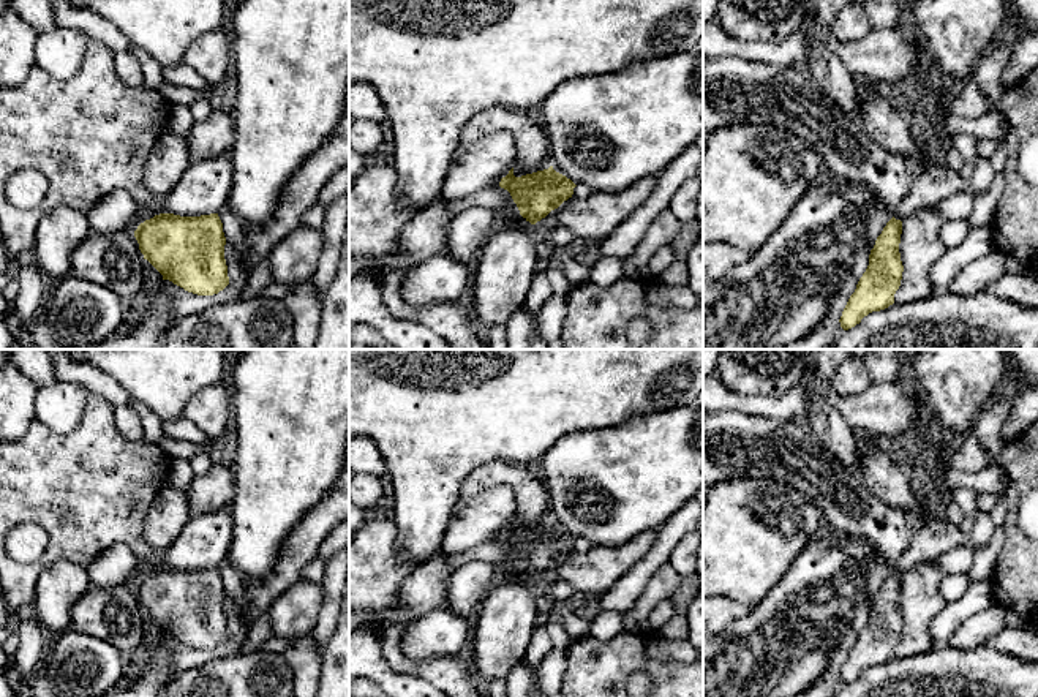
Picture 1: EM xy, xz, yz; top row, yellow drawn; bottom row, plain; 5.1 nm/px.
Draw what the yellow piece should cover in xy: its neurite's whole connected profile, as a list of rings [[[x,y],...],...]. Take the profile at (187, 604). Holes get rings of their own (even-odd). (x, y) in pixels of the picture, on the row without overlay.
[[[160,567],[134,585],[139,604],[161,629],[197,650],[213,650],[229,639],[226,591],[218,567],[180,571]]]

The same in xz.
[[[550,520],[548,523],[521,531],[515,531],[512,522],[501,533],[499,541],[510,547],[520,569],[531,578],[536,578],[572,552],[577,539]]]

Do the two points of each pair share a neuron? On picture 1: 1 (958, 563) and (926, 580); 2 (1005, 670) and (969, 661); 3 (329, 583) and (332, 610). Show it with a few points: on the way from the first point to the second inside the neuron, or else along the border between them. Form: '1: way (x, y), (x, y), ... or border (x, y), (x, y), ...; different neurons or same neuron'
1: border (936, 561), (943, 571); different neurons
2: way (996, 670), (978, 670); same neuron
3: way (332, 590), (332, 604); same neuron

